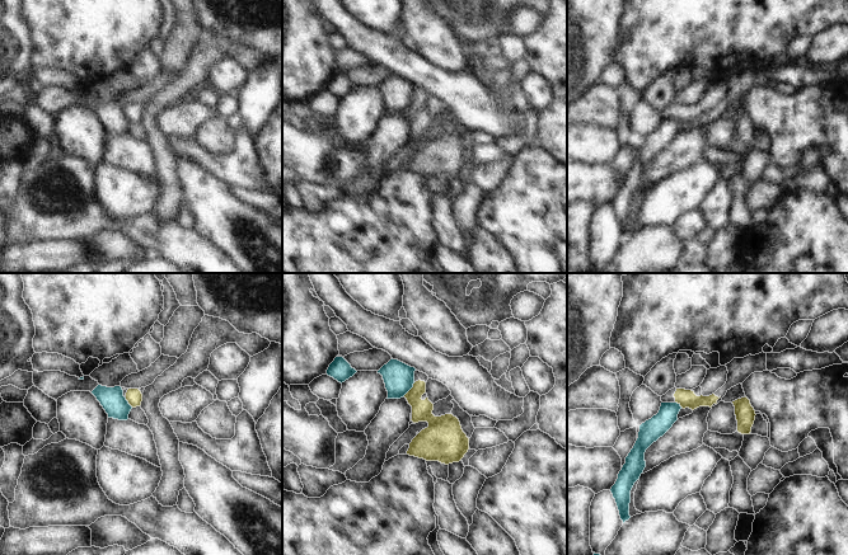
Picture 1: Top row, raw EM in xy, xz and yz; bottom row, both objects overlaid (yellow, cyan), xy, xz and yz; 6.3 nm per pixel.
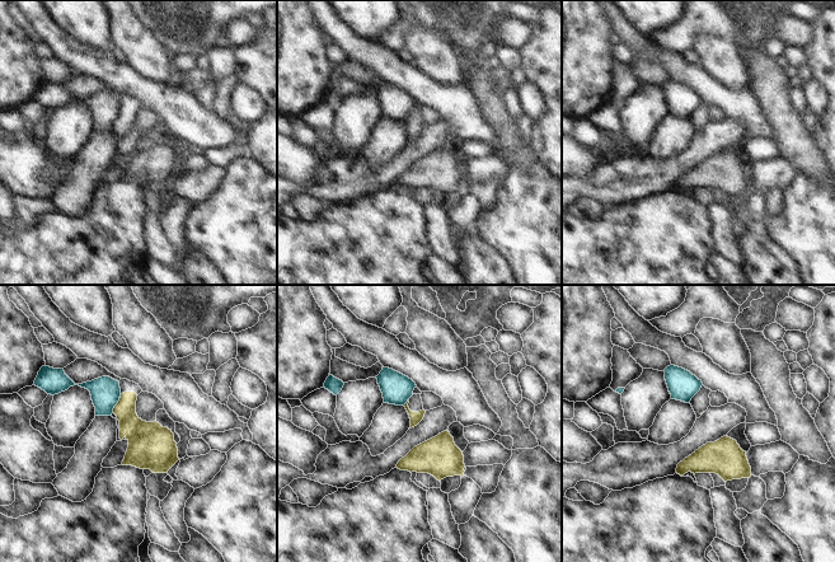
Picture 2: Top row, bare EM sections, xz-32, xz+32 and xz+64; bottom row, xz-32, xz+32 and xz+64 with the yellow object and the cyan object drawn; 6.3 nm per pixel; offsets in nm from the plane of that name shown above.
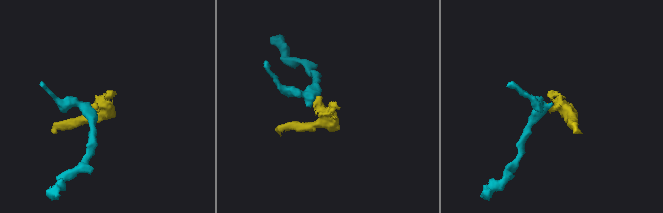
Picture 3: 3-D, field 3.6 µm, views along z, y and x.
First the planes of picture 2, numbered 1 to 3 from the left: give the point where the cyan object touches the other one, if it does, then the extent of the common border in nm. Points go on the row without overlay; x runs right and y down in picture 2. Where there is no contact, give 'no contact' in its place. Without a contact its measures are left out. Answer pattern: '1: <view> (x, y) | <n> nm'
1: xz-32 (115, 121) | 110 nm
2: xz+32 (407, 117) | 50 nm
3: no contact

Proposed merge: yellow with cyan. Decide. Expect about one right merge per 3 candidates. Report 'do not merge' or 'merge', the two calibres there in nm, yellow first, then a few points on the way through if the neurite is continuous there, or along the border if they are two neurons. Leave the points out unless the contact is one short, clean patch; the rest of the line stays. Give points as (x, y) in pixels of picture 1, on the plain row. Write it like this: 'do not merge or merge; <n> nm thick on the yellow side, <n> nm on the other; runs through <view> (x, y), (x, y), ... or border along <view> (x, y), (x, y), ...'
do not merge; 130 nm thick on the yellow side, 190 nm on the other; border along xz (415, 98), (403, 111)

